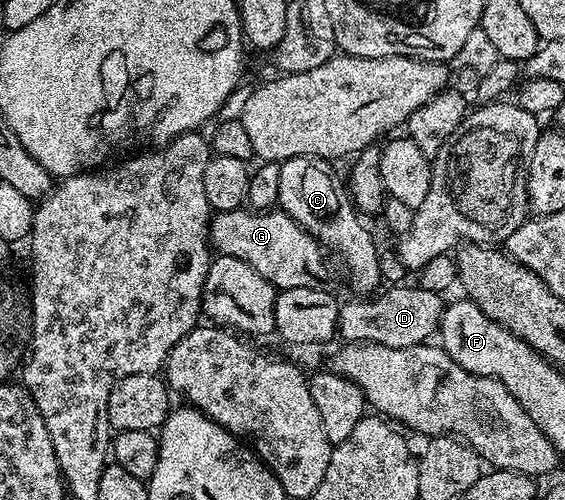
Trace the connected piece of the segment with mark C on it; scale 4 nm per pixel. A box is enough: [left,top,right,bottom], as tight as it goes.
[276,156,382,294]

